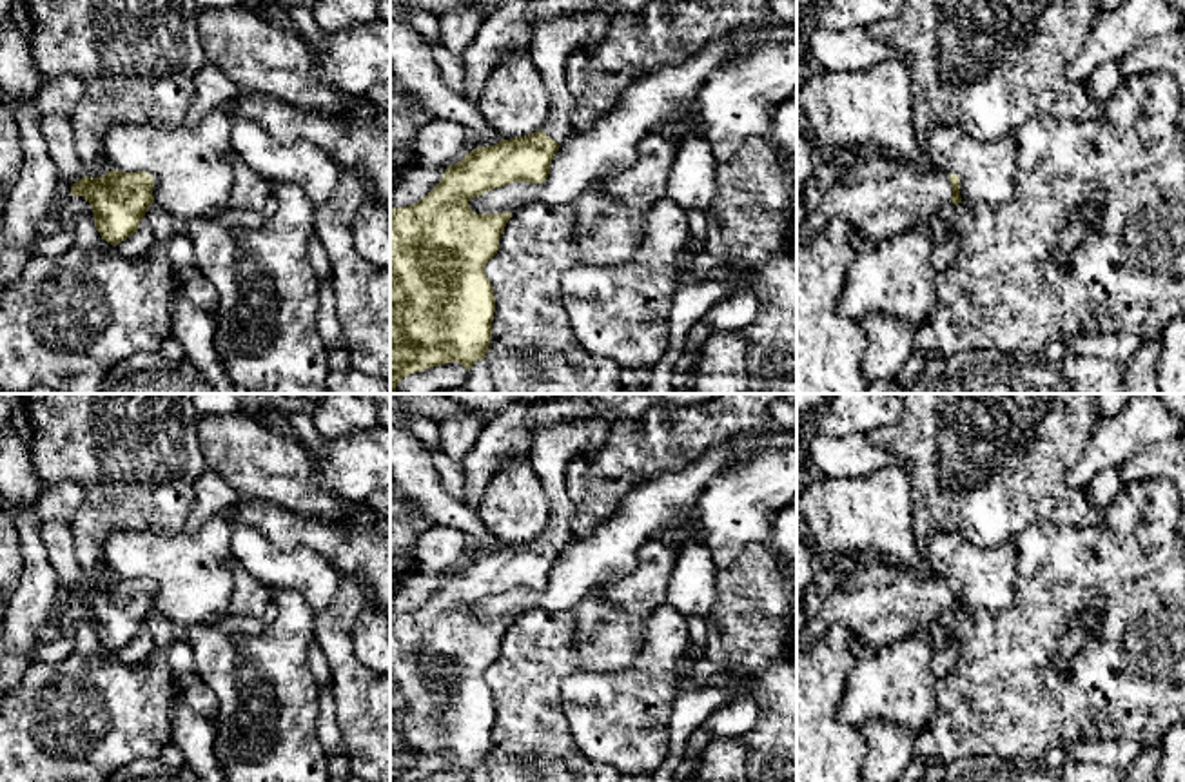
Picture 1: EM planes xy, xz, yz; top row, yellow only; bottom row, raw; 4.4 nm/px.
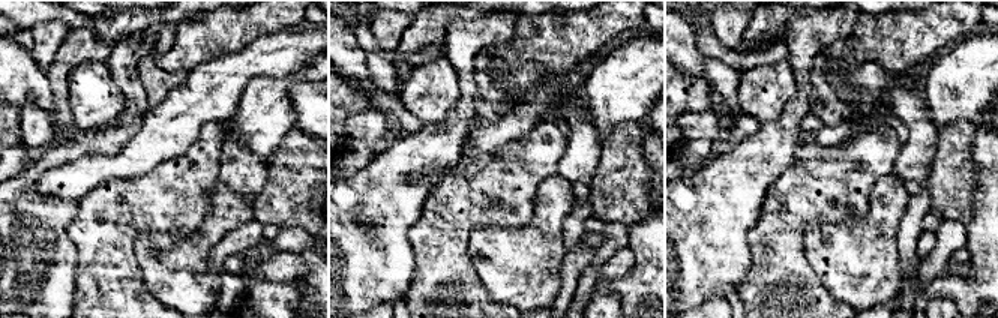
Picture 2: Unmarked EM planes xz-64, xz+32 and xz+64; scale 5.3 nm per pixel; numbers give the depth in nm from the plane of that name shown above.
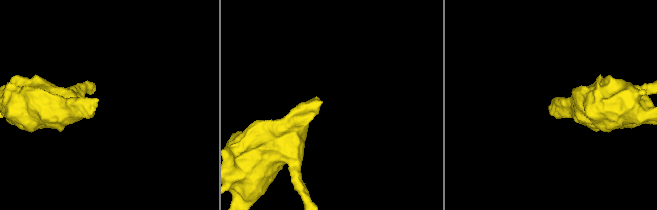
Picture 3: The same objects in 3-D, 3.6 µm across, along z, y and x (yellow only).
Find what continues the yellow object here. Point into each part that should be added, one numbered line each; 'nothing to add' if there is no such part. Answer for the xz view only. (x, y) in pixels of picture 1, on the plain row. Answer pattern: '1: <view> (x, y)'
1: xz (554, 447)

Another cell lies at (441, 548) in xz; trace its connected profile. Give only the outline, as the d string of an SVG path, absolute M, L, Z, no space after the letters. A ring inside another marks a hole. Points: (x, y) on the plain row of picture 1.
M436 523L416 543L416 561L439 573L459 570L466 562L465 535L461 530Z

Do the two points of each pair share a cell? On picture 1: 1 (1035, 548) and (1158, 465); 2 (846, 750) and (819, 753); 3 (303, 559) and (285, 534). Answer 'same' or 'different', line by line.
1: different
2: same
3: different

